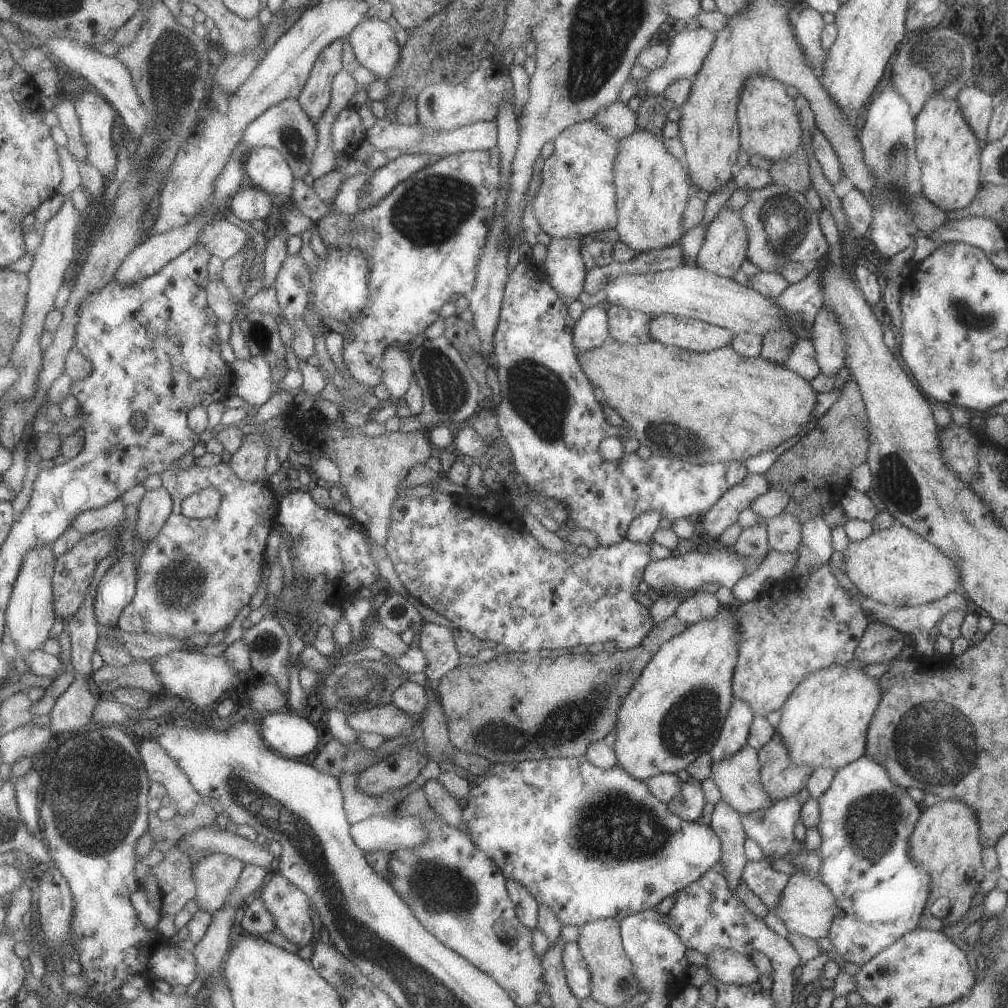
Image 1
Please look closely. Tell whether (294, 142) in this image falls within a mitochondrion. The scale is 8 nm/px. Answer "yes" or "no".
yes

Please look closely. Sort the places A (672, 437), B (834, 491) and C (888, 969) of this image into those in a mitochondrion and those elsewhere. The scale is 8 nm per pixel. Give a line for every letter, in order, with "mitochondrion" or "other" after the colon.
A: mitochondrion
B: other
C: mitochondrion

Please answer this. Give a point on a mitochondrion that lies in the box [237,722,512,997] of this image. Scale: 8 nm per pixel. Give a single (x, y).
(442, 889)

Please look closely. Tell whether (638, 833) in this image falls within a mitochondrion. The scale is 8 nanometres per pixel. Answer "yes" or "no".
yes

